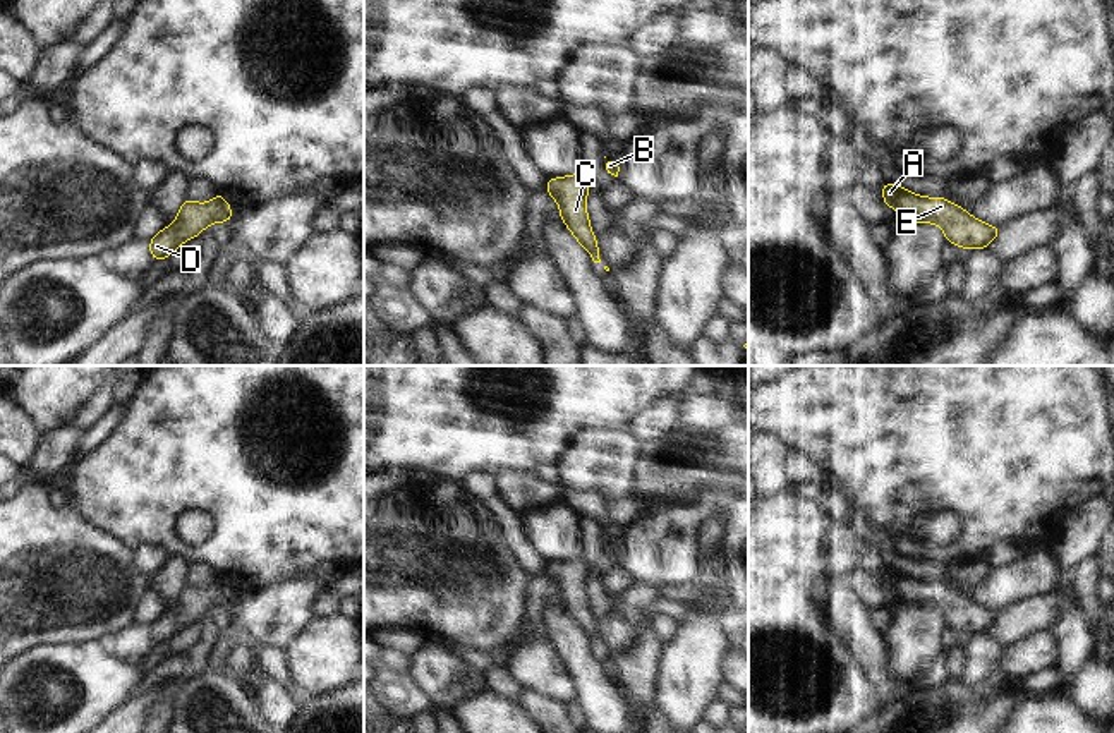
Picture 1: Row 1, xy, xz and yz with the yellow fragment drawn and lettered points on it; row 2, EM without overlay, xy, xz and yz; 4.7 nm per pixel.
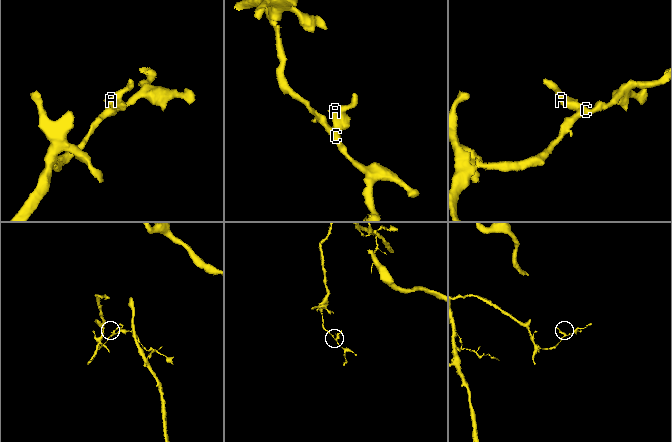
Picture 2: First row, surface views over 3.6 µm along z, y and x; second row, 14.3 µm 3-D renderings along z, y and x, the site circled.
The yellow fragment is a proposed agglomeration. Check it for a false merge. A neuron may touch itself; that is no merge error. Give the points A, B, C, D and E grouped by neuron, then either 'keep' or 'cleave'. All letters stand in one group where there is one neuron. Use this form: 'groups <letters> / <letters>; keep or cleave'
groups A B C D E; keep

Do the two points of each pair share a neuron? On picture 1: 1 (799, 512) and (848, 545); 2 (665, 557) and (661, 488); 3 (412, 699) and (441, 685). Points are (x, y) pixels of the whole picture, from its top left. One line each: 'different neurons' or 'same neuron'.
1: different neurons
2: different neurons
3: different neurons

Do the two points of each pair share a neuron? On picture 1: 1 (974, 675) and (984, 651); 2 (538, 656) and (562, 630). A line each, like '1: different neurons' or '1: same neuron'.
1: same neuron
2: different neurons

